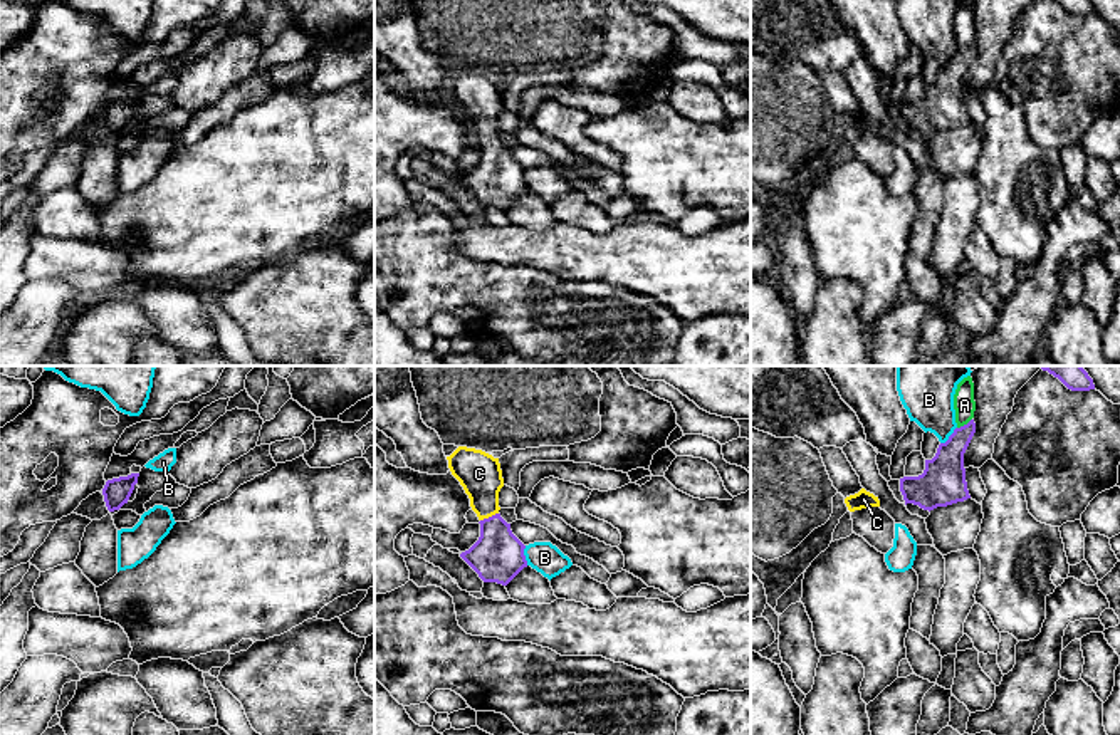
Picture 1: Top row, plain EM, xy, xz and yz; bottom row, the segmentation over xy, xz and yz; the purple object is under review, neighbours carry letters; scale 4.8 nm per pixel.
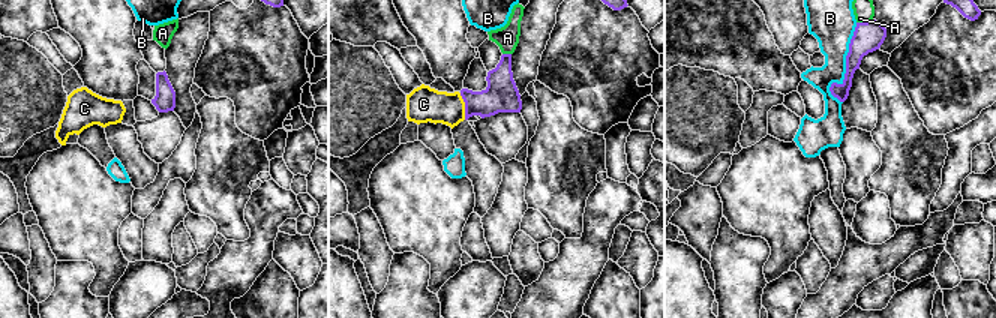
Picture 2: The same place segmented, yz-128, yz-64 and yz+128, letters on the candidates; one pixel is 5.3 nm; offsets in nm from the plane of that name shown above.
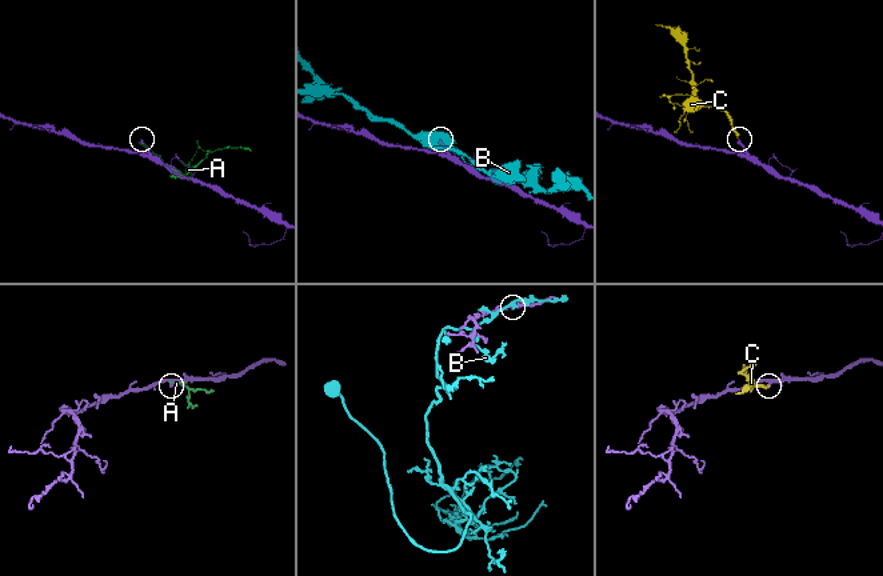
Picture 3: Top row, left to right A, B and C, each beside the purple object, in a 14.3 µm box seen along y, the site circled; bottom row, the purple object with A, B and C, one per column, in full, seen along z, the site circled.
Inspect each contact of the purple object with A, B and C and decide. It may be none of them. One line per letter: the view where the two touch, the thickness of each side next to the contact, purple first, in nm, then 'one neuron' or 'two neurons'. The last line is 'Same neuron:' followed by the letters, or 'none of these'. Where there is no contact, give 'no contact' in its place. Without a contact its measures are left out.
A: yz | 190/110 nm | two neurons
B: xz | 240/150 nm | two neurons
C: xz | 240/200 nm | one neuron
Same neuron: C

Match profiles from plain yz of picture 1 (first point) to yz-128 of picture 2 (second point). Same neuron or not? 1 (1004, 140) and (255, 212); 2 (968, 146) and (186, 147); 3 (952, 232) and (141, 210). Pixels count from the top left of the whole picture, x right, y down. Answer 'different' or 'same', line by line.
1: different
2: different
3: different

